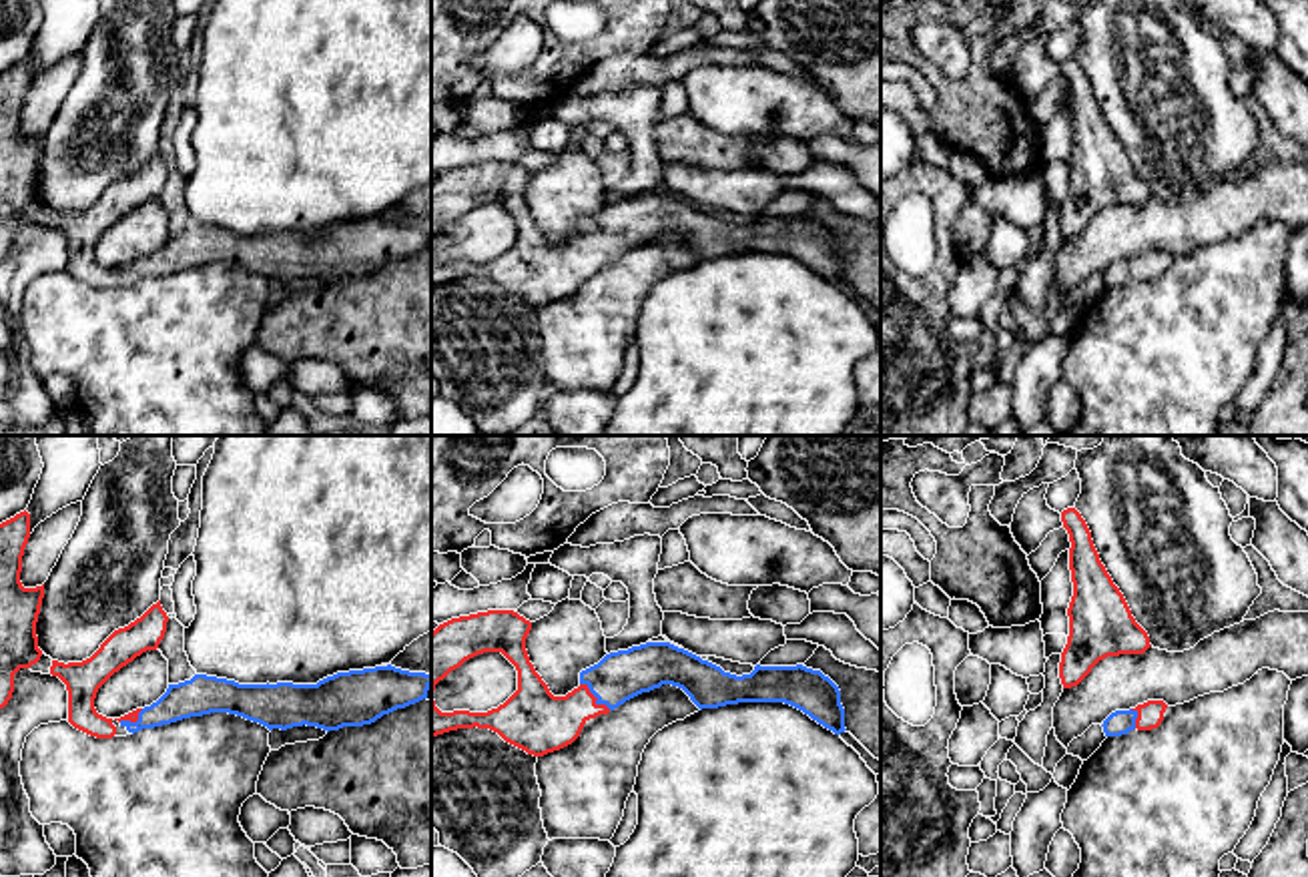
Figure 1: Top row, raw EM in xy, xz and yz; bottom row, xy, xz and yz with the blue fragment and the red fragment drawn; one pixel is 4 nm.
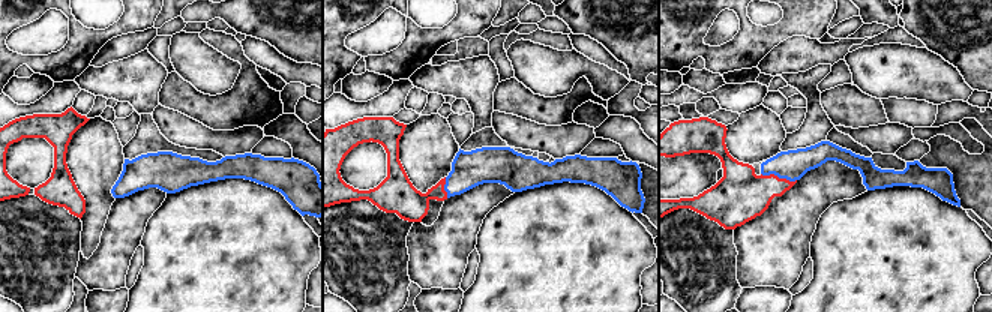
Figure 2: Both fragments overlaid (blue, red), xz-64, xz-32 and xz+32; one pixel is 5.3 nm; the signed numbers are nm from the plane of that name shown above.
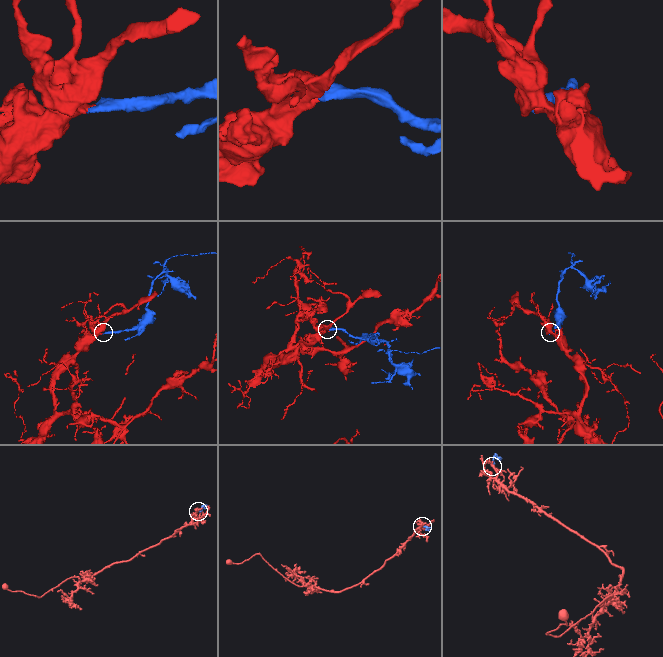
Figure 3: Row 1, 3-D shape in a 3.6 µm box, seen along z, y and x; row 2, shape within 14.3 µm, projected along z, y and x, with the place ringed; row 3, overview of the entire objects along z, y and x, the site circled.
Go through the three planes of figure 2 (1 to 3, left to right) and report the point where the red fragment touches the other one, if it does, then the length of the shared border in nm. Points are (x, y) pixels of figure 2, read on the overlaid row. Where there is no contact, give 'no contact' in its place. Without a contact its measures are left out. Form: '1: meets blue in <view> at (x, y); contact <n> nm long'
1: no contact
2: meets blue in xz-32 at (444, 188); contact 110 nm long
3: meets blue in xz+32 at (779, 177); contact 200 nm long

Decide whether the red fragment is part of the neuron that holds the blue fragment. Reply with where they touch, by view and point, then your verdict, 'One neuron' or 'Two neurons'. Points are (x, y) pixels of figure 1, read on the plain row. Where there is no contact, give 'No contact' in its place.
Touches blue at xz (596, 247). One neuron

